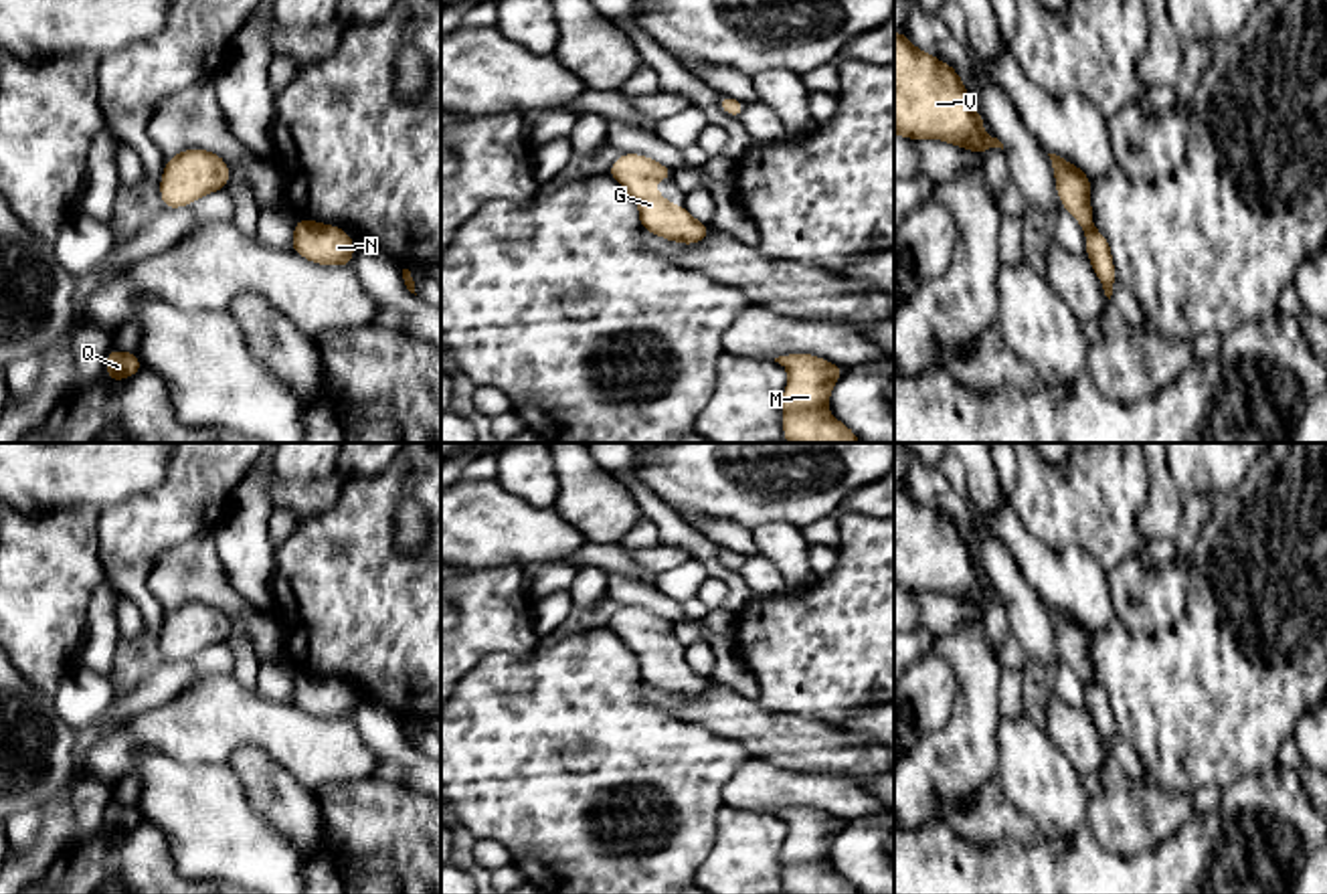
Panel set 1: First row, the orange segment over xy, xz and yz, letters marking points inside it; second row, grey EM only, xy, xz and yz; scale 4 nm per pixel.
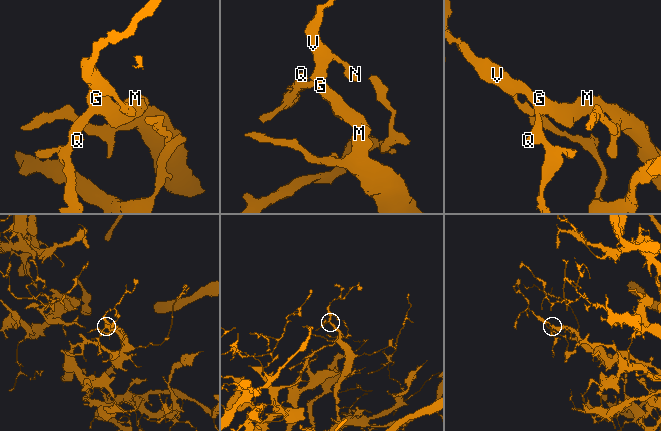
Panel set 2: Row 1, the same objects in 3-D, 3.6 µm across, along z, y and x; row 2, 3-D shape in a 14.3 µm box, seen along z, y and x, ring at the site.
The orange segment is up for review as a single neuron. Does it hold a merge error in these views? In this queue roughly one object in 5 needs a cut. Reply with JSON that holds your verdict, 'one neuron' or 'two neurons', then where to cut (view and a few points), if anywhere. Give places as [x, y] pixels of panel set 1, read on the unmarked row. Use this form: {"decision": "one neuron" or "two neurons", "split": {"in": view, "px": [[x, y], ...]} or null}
{"decision": "one neuron", "split": null}

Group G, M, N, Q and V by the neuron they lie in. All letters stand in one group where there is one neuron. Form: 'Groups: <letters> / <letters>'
Groups: G M N Q V

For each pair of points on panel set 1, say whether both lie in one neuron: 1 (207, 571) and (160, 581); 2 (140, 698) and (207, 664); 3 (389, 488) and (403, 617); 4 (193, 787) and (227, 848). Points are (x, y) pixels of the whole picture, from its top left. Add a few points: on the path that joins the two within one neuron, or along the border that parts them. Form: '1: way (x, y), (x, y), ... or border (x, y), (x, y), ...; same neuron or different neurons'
1: way (195, 573), (181, 573), (172, 581); same neuron
2: border (185, 660), (201, 674); different neurons
3: way (377, 520), (377, 585); same neuron
4: way (195, 801), (217, 834); same neuron

